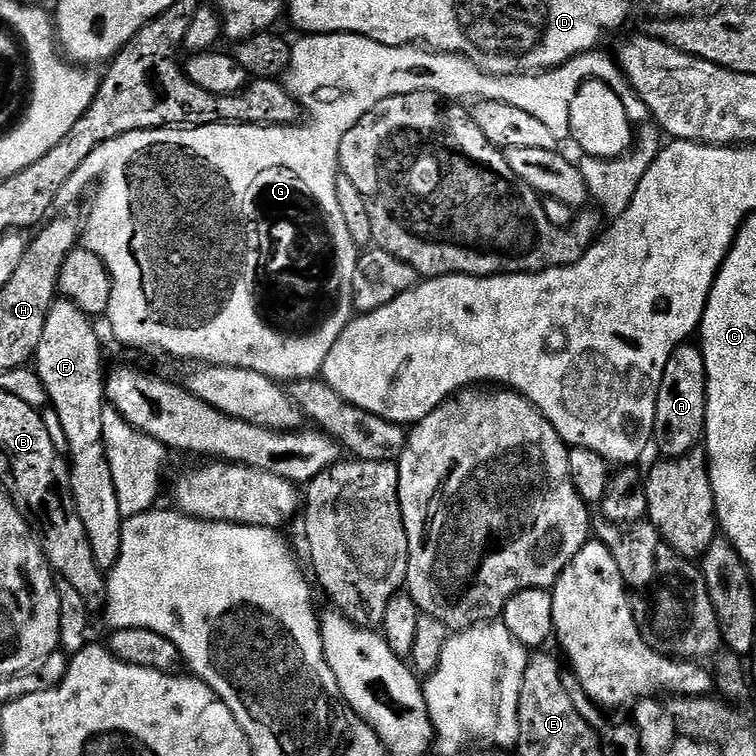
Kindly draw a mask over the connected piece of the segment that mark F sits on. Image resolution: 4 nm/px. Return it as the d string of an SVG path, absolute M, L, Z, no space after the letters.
M57 298L52 301L42 342L34 357L34 371L48 392L48 404L60 419L64 440L68 443L66 459L72 474L72 497L78 518L86 526L94 562L107 574L118 562L122 550L122 526L125 518L118 508L118 493L114 486L110 463L103 442L103 410L106 407L106 367L100 336L93 317L85 314L74 301Z

